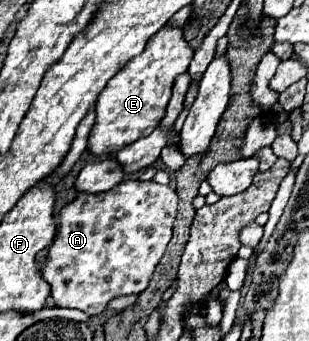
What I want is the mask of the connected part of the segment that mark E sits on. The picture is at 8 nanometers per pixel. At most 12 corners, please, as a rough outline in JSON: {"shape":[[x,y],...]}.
{"shape":[[165,27],[101,91],[87,149],[153,133],[193,49]]}

